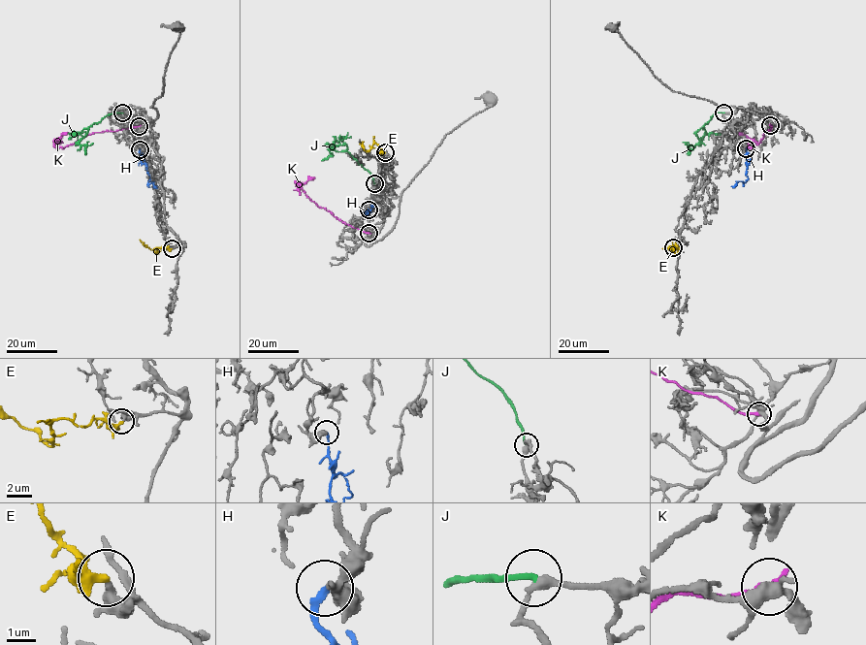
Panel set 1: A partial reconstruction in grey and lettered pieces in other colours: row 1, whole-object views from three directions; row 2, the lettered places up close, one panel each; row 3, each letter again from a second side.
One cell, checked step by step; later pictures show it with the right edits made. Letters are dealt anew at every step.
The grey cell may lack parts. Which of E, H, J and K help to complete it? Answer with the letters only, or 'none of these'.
H

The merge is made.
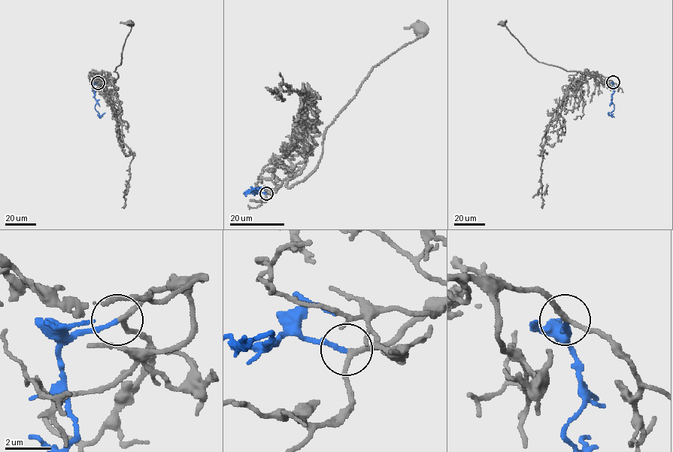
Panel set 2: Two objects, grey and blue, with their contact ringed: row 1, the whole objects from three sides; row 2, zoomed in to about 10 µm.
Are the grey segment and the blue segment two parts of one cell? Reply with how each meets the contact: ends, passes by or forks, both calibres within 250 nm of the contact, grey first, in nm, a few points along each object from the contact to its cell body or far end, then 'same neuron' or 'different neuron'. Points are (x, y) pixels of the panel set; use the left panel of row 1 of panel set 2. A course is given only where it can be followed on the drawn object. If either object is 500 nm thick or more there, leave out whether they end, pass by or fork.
grey passes by; blue ends; calibres 190 and 180 nm; course grey (98, 83), (104, 72), (107, 83), (115, 83), (118, 76), (113, 71), (120, 64), (131, 25), (128, 24); course blue (98, 83), (94, 85), (94, 97), (97, 101), (95, 109), (101, 117), (98, 114); same neuron

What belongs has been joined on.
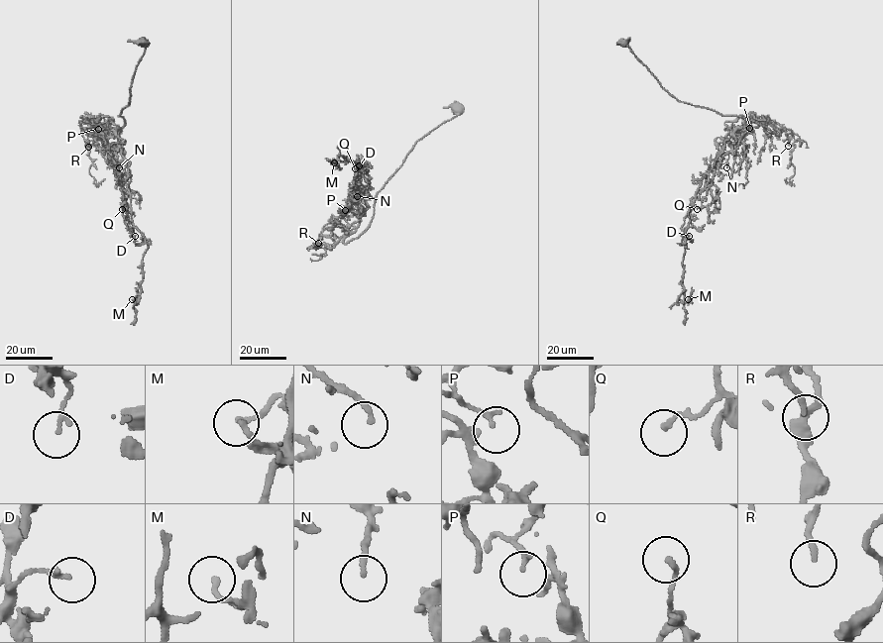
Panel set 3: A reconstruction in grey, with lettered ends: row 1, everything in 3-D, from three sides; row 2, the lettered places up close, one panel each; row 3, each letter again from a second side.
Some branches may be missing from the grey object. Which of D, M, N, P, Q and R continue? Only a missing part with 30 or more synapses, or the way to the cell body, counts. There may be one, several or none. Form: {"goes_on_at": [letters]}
{"goes_on_at": ["N", "R"]}

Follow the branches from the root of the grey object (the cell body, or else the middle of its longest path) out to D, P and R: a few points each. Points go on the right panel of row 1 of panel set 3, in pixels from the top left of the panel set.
D: (623, 44), (678, 100), (743, 116), (780, 134), (754, 119), (724, 141), (689, 209), (684, 229), (689, 236)
P: (623, 44), (678, 100), (722, 116), (743, 116), (780, 134), (767, 121), (753, 116), (749, 128)
R: (623, 44), (678, 100), (722, 116), (743, 116), (780, 135), (763, 116), (765, 116), (785, 131), (788, 146)

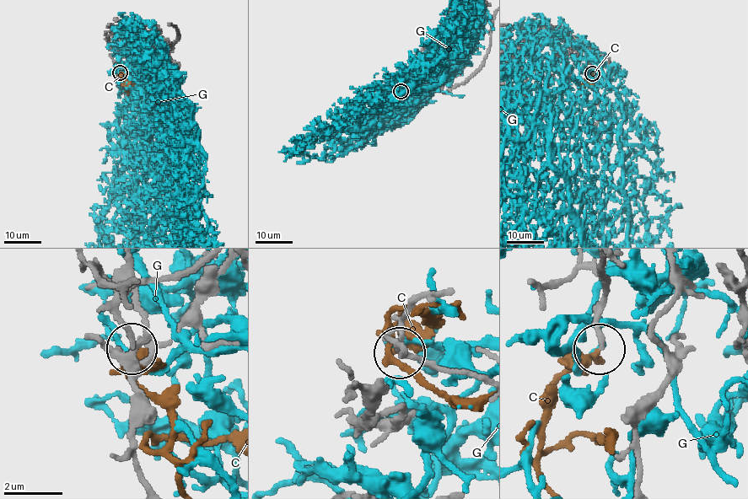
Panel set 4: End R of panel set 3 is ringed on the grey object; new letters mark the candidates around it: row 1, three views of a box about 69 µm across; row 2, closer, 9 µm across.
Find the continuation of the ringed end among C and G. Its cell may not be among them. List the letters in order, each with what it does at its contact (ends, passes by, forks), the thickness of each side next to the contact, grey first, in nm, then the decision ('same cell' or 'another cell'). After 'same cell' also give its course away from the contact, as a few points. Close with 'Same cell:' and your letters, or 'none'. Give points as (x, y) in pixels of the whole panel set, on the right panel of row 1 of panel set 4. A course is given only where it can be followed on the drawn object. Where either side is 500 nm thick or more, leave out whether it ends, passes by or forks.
C: it passes by; 180 nm thick on the grey side, 240 nm on the other; same cell; it runs (592, 73), (586, 76), (583, 82), (585, 86), (592, 84)
G: it passes by; 180 nm thick on the grey side, 170 nm on the other; another cell
Same cell: C

